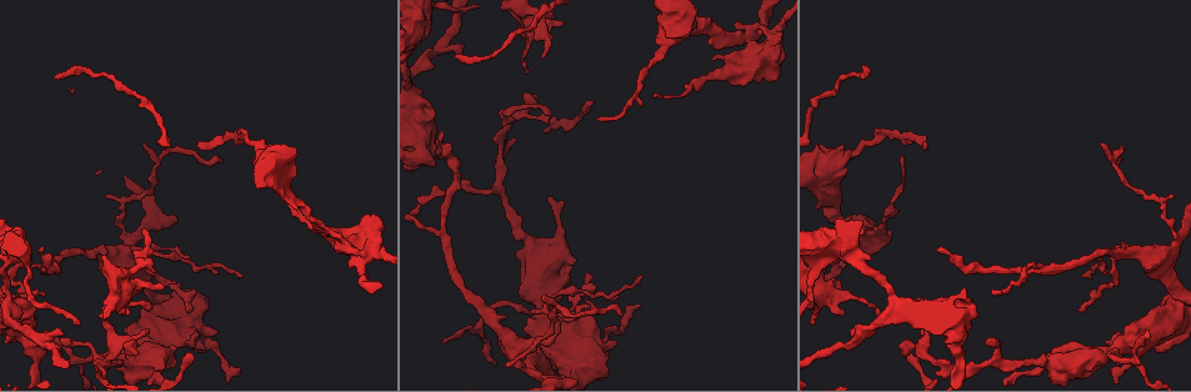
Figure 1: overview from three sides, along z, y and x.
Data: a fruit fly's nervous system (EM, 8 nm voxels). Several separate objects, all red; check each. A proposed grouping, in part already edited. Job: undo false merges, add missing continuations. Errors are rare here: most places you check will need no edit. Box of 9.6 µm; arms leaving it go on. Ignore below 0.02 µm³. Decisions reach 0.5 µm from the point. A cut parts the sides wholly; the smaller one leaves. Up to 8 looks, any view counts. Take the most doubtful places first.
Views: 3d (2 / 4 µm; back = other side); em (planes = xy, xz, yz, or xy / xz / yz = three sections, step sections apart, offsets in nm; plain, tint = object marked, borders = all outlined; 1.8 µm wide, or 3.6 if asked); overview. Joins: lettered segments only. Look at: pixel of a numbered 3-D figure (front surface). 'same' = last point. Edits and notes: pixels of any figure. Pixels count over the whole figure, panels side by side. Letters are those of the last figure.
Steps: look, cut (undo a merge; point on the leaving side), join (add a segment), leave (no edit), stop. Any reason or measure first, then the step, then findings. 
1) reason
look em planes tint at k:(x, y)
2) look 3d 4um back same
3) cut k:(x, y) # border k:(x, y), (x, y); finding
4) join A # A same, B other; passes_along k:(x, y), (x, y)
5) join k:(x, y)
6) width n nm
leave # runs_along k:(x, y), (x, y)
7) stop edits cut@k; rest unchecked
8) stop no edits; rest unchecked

thick turns thin
look 3d 2um at 1:(1103, 354)

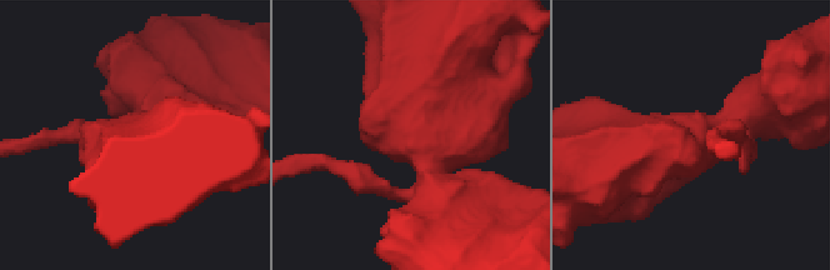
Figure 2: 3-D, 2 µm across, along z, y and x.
arms 4
look em 3.6um xy step 8 tint at 2:(436, 148)

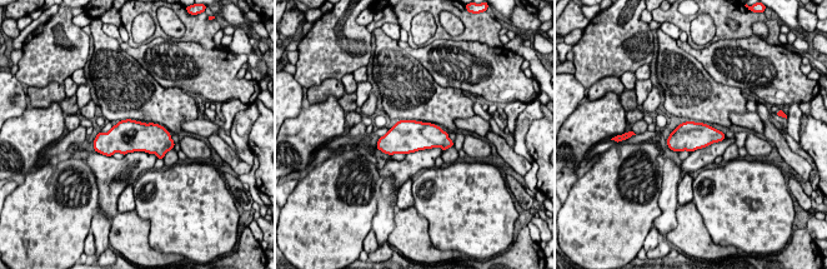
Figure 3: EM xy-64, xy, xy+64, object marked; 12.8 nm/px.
see the neighbours
look em 3.6um xy step 8 borders same

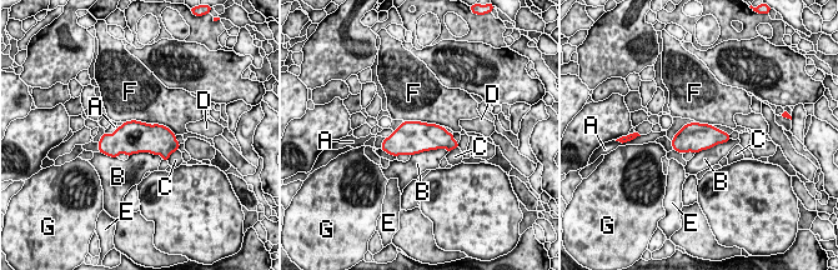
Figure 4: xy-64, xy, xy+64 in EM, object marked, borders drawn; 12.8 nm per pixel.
leave # A other, B other, C other, D other, E other, F other, G other; border 4:(448, 151), (430, 149), (410, 155); all the same neuron

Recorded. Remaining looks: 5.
free end
look em yz step 8 tint at 1:(863, 228)

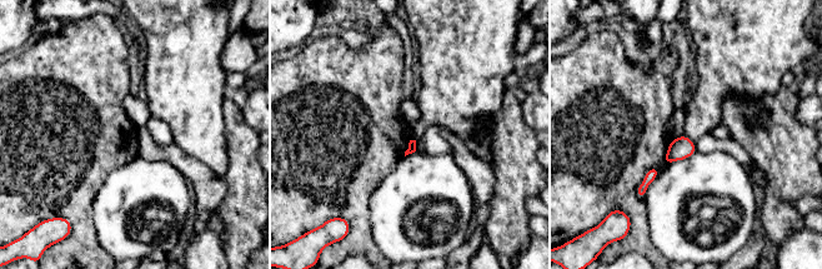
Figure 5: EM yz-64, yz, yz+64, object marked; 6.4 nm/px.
cut it another way
look em planes borders same

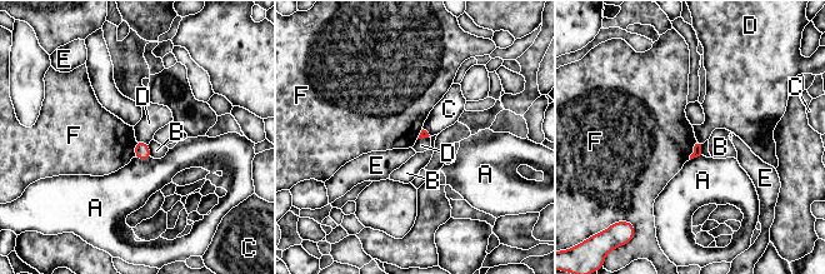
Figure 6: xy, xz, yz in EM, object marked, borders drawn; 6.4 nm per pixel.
longest_contact F 130 nm
leave # A other, B other, C other, D other, E other, F other; none of them fits

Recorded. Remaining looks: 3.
sharp bend
look em 3.6um planes borders at 1:(594, 343)

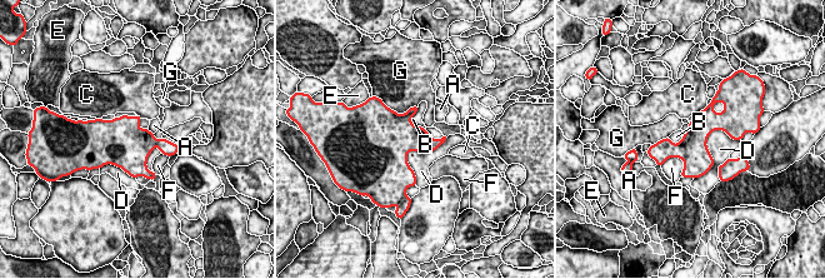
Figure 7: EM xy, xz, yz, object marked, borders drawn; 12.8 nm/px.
leave # A other, B other, C other, D other, E other, F other, G other; border 7:(738, 139), (714, 130), (694, 179); one neuron here

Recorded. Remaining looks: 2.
tapers out
look em planes borders at 1:(841, 316)

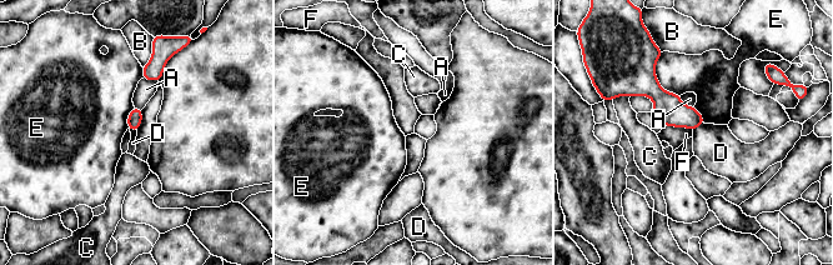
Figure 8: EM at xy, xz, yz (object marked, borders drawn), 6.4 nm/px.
leave # A other, B other, C other, D other, E other, F other; border 8:(703, 123), (693, 131); none of them fits

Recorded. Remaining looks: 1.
stop no edits; rest unchecked

